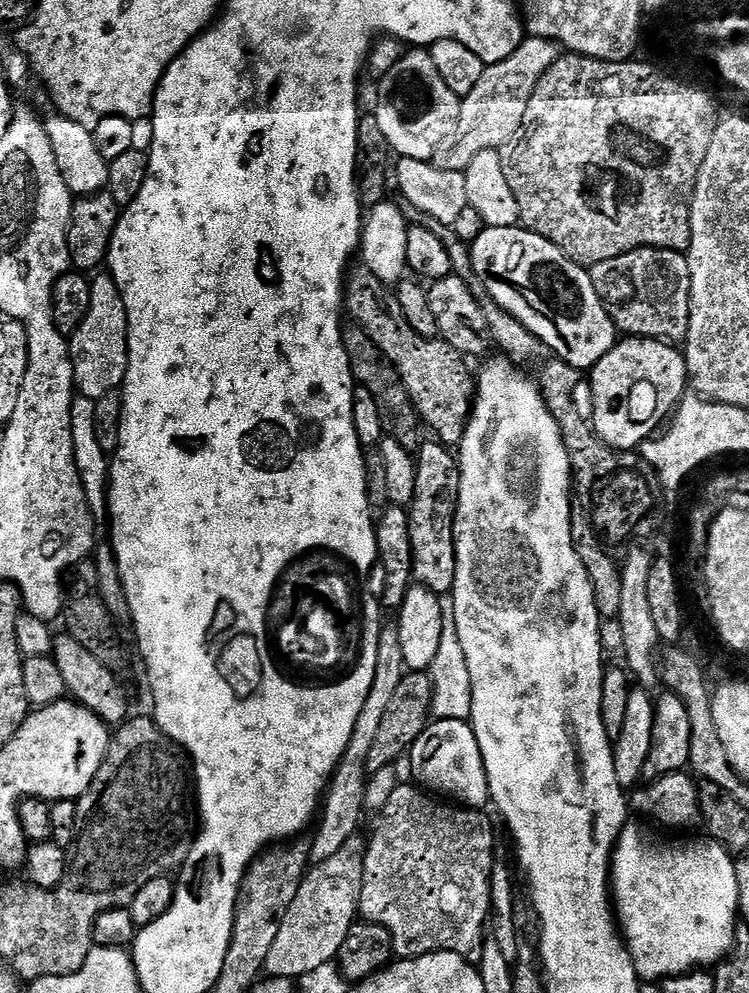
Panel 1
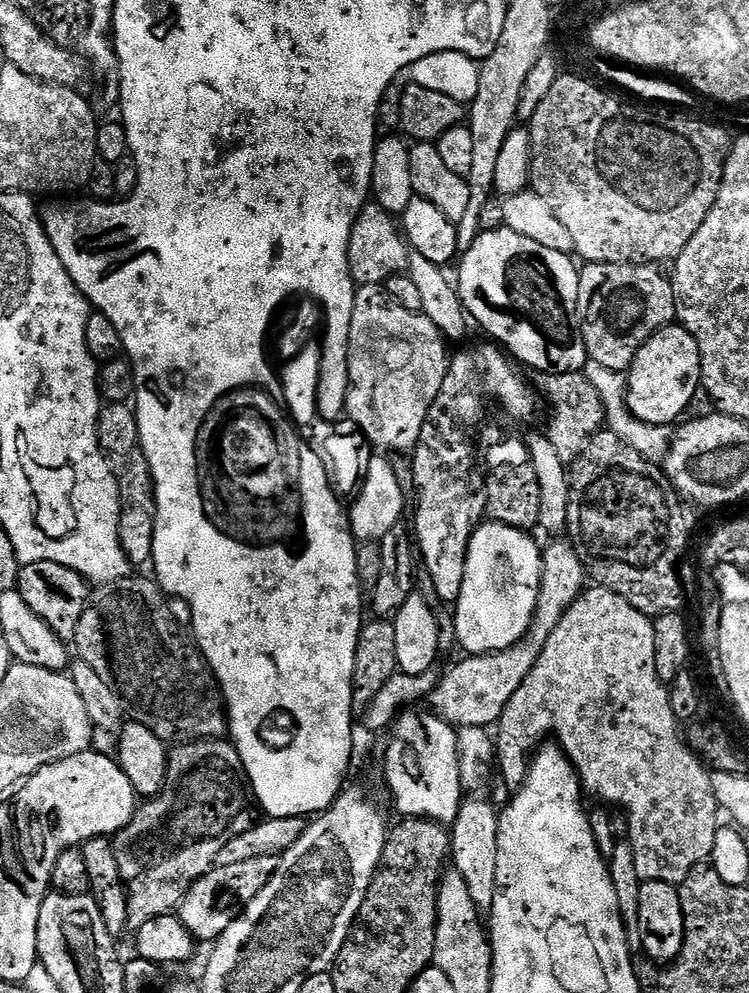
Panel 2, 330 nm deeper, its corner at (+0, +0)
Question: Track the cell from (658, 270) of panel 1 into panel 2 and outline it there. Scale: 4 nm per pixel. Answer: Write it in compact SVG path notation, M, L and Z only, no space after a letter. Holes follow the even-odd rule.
M590 264L580 268L578 314L588 359L627 373L638 350L660 328L676 320L671 279L651 264Z

